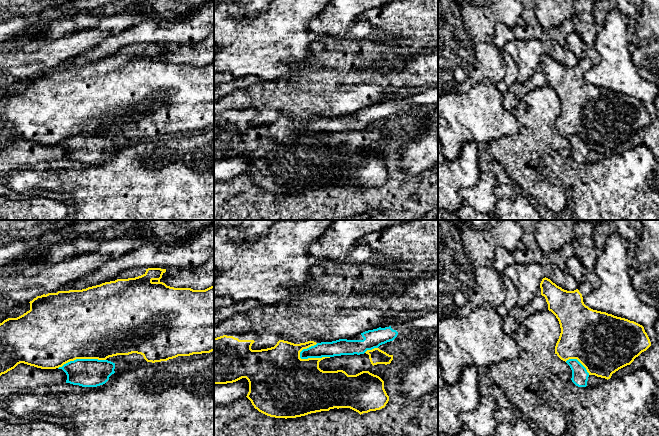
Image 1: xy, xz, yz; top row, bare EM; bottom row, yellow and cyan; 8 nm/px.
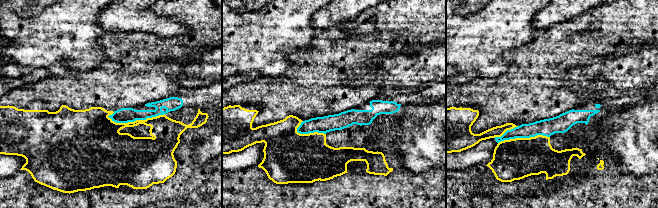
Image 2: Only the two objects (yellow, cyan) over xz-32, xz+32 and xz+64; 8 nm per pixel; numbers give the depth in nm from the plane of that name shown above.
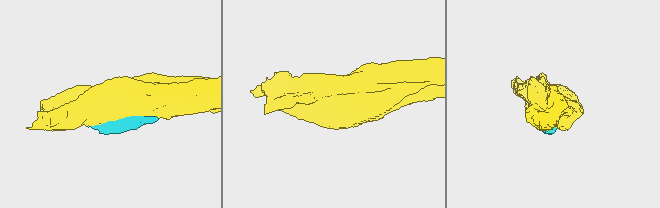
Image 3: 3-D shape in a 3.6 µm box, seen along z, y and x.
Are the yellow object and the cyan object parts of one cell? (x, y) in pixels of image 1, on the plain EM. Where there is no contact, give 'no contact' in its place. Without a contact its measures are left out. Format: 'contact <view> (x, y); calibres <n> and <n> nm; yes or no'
contact xz (312, 134); calibres 440 and 130 nm; no

